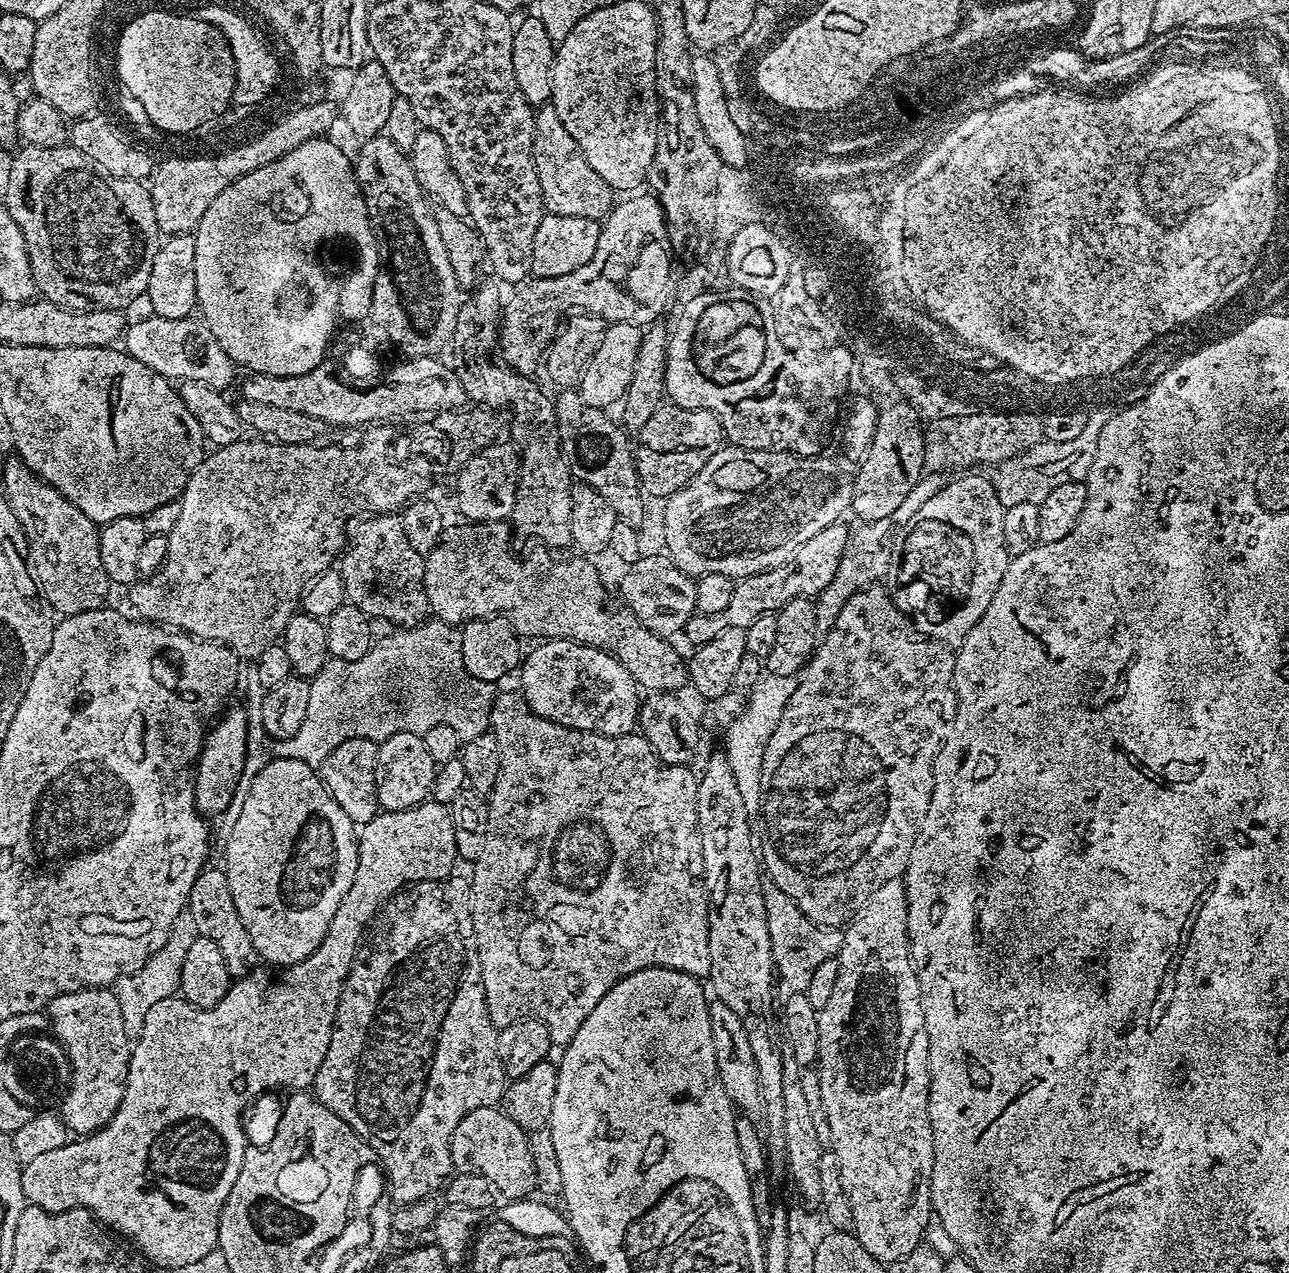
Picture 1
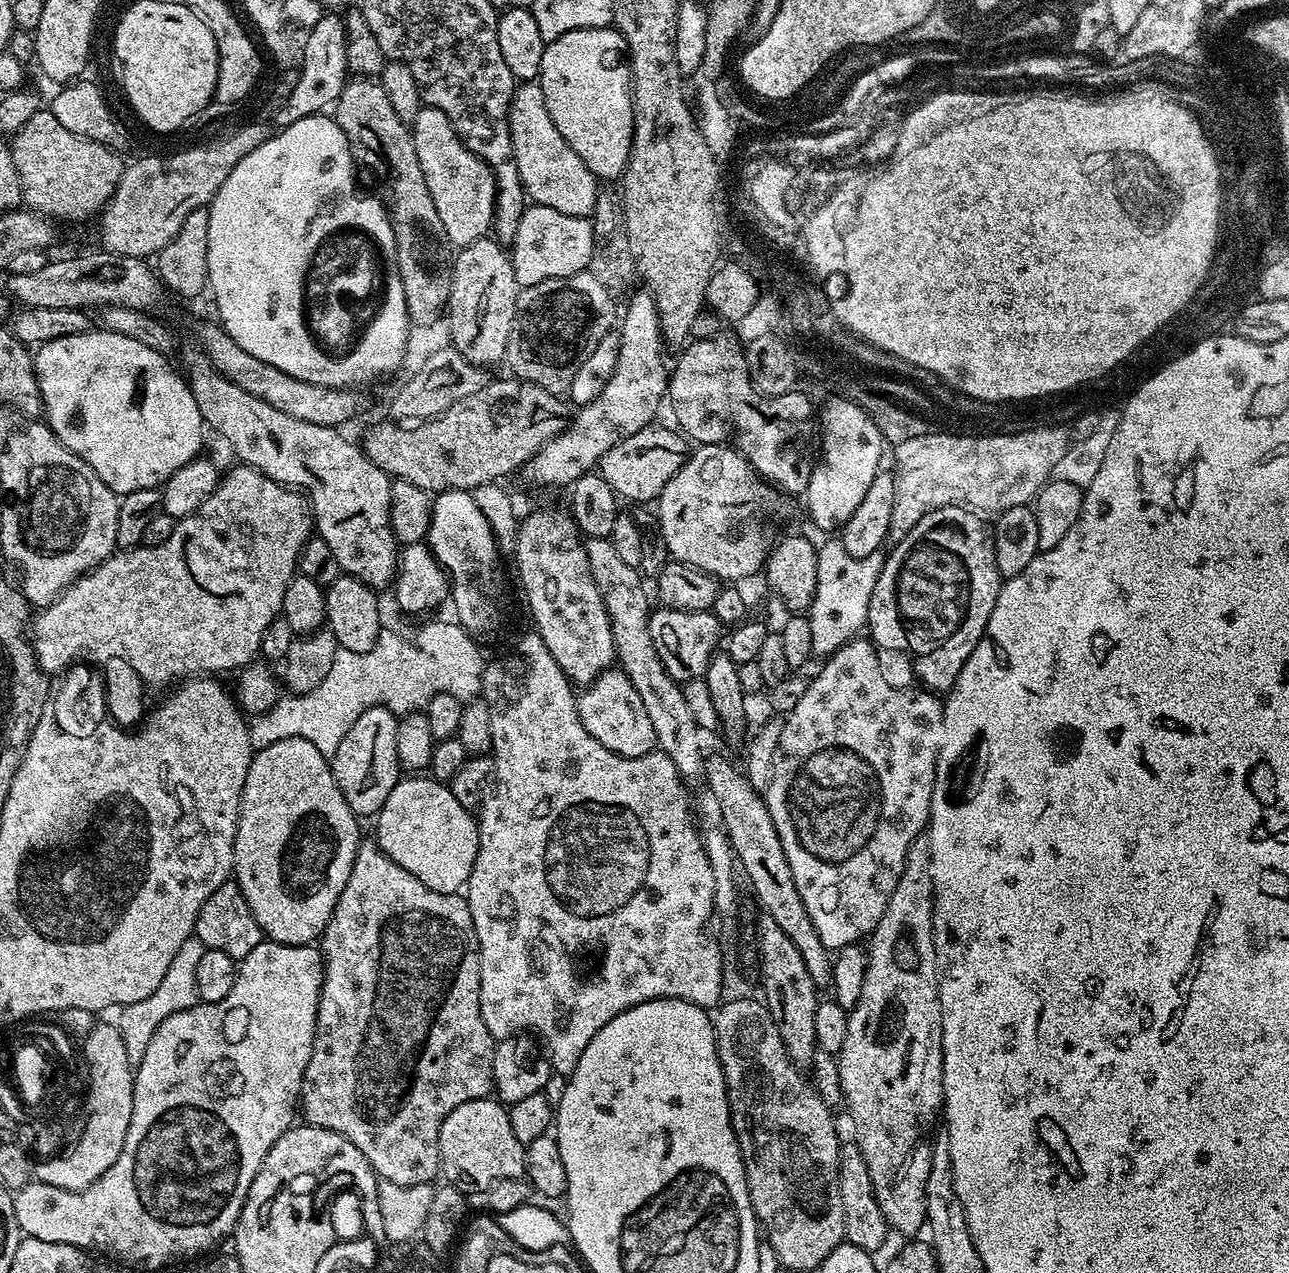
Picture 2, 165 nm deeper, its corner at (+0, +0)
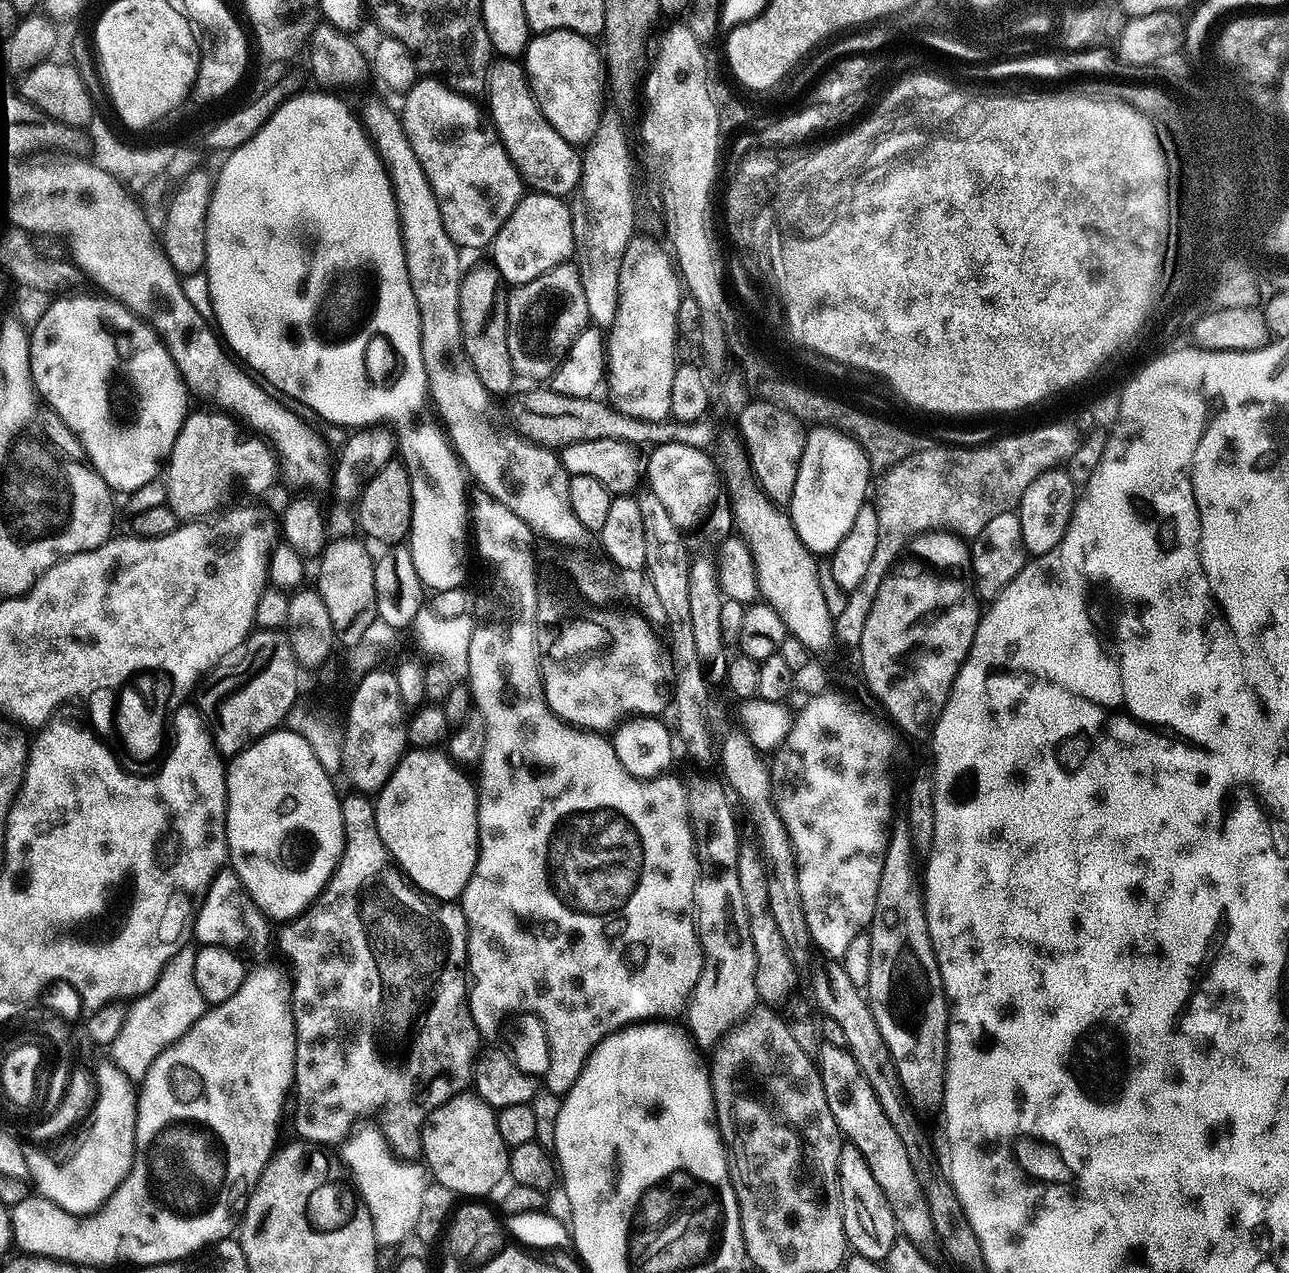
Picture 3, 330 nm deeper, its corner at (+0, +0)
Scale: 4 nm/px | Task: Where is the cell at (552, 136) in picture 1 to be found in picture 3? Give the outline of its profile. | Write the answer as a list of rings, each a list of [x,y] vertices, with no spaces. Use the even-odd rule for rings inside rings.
[[[493,59],[488,68],[487,96],[487,115],[496,128],[500,141],[508,147],[525,185],[531,191],[551,196],[568,198],[571,192],[573,195],[580,187],[581,153],[577,145],[566,142],[566,138],[562,138],[562,134],[558,134],[558,130],[554,130],[554,126],[546,122],[519,59]]]

